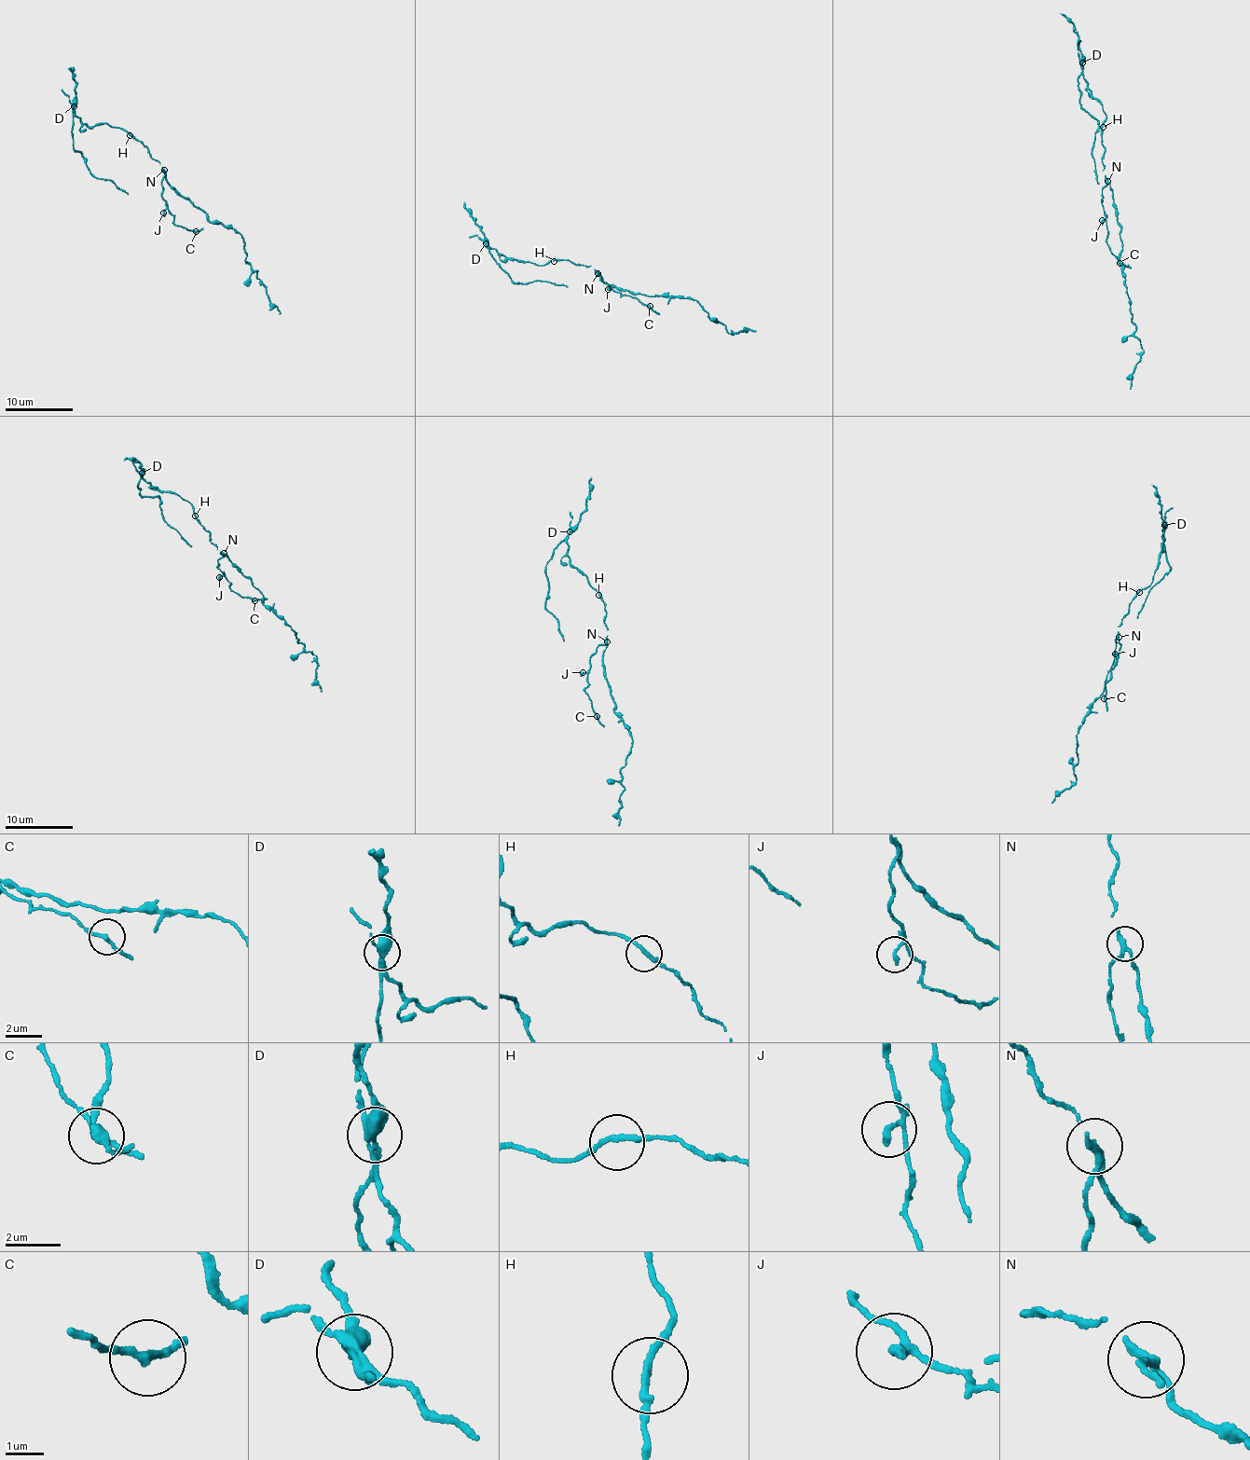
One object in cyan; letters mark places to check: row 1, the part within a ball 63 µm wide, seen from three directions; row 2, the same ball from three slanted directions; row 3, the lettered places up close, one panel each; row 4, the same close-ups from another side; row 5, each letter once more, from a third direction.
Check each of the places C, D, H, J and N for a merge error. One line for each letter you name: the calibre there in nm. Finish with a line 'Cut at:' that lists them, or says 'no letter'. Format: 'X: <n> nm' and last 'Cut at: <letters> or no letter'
D: 360 nm
N: 200 nm
Cut at: D, N

